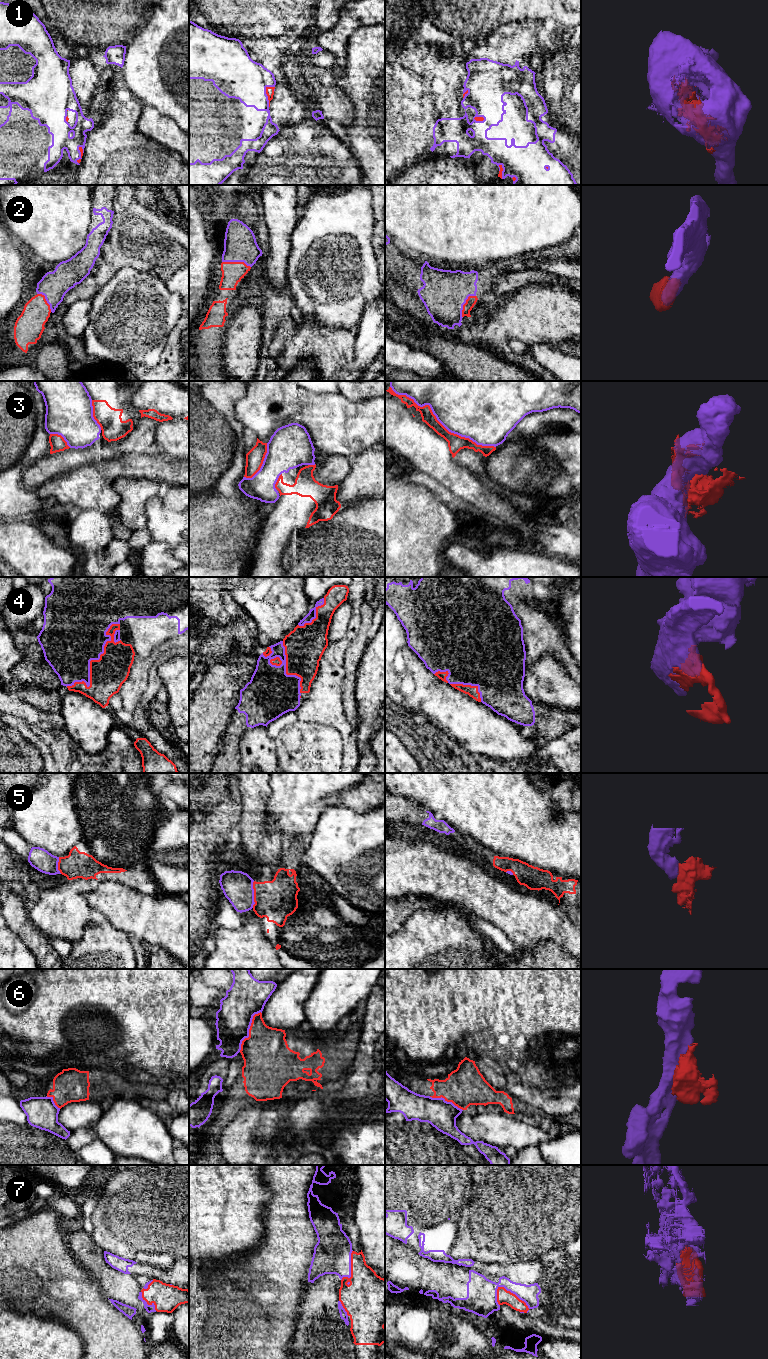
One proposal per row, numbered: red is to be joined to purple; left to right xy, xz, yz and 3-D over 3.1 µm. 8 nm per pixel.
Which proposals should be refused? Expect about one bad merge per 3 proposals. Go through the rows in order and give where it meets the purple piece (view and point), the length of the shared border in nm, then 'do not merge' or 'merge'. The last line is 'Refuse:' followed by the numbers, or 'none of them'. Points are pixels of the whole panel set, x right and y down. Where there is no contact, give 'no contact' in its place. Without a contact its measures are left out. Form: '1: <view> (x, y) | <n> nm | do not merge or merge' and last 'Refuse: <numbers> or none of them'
1: xz (265, 93) | 180 nm | do not merge
2: xz (236, 261) | 240 nm | merge
3: yz (440, 422) | 1000 nm | do not merge
4: xy (92, 659) | 650 nm | merge
5: xz (253, 894) | 220 nm | merge
6: xz (248, 1031) | 360 nm | do not merge
7: yz (516, 1295) | 320 nm | do not merge
Refuse: 1, 3, 6, 7

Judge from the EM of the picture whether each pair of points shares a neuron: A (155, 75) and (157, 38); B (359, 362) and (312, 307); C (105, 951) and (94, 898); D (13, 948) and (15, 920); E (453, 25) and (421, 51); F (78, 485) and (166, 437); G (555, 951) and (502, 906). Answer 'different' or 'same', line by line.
A: same
B: different
C: different
D: different
E: different
F: different
G: different

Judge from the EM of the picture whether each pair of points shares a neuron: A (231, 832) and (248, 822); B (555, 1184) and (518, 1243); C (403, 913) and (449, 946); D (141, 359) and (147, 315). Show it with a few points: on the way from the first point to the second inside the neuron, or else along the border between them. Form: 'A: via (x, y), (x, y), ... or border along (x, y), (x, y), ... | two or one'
A: border along (239, 820), (242, 850) | two
B: via (540, 1199), (518, 1221), (518, 1228) | one
C: border along (429, 906), (424, 909), (417, 909), (395, 933) | two
D: via (153, 350), (163, 337), (163, 330), (159, 326) | one

